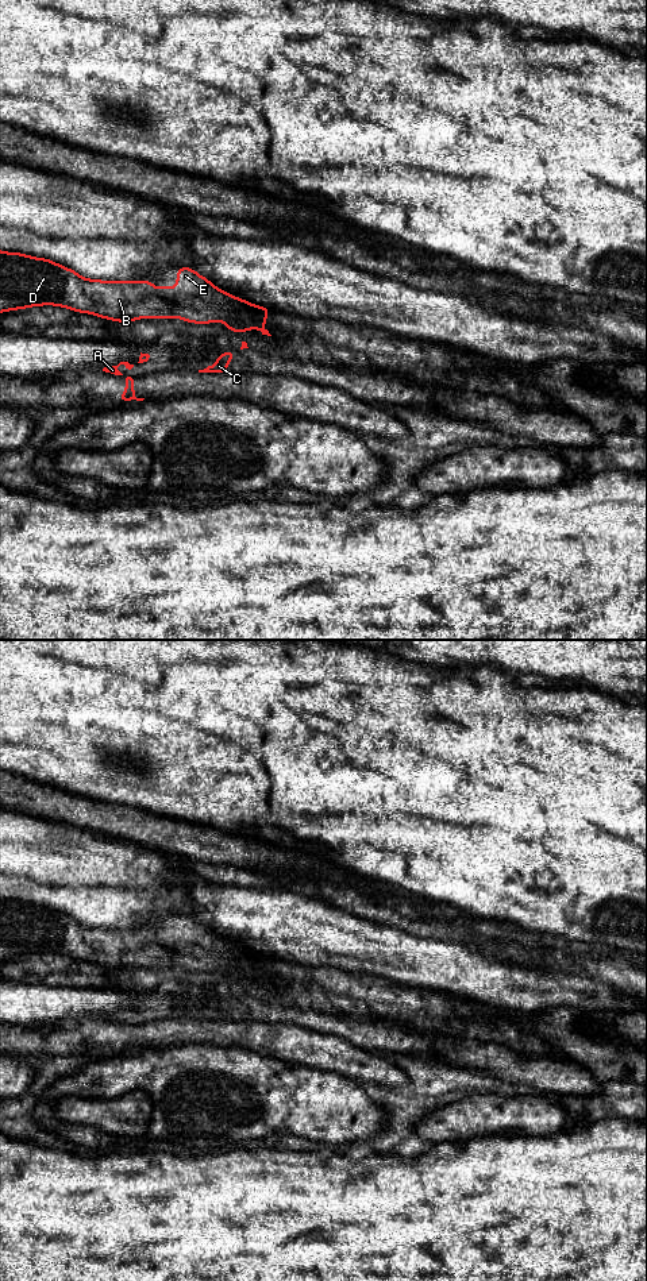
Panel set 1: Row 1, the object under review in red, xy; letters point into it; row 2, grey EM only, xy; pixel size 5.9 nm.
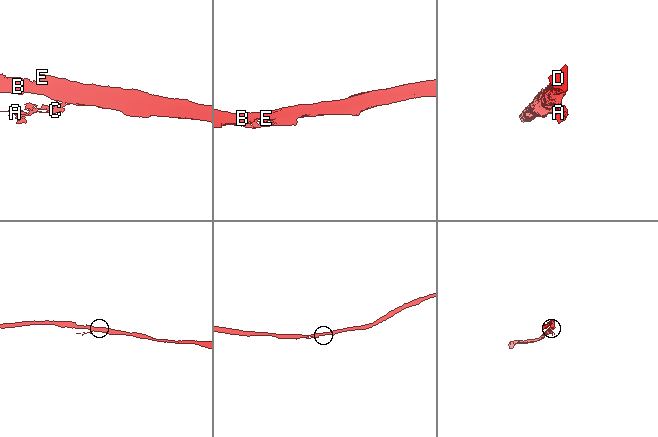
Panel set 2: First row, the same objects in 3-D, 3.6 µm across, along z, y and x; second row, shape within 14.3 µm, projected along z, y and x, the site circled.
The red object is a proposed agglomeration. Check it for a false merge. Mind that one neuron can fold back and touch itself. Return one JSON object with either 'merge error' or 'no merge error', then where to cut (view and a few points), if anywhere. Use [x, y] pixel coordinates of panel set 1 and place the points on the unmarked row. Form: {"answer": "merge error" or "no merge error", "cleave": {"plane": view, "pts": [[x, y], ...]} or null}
{"answer": "merge error", "cleave": {"plane": "xy", "pts": [[226, 968], [247, 971], [255, 967], [258, 973]]}}

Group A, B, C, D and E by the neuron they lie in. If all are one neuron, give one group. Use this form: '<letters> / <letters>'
A C / B D E

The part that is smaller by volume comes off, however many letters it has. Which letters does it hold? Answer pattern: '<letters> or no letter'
A, C

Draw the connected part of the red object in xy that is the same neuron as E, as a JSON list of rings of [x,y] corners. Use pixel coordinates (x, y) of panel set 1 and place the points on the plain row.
[[[0,899],[0,961],[41,953],[63,954],[80,961],[90,961],[107,968],[127,972],[136,966],[166,965],[177,965],[196,972],[231,968],[247,972],[251,966],[257,966],[258,975],[255,977],[261,979],[262,983],[271,984],[269,979],[263,976],[266,965],[271,960],[270,957],[250,952],[246,948],[217,937],[212,930],[190,915],[177,917],[177,931],[174,937],[166,933],[157,937],[151,929],[145,927],[86,927],[74,918],[66,917],[50,907]]]

